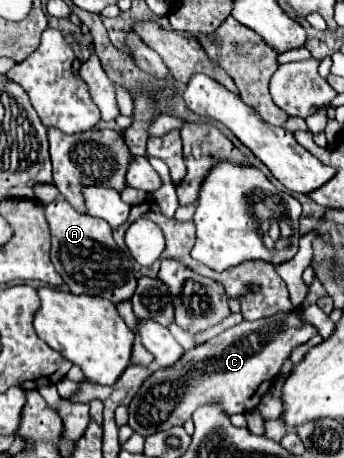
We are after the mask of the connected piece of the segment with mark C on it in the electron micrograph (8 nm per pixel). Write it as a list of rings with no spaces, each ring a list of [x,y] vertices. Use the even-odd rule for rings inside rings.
[[[300,308],[254,322],[244,320],[212,340],[186,350],[176,364],[154,370],[130,402],[128,424],[134,432],[148,436],[172,426],[182,426],[192,418],[196,408],[206,404],[218,404],[228,416],[254,410],[258,398],[270,388],[274,374],[278,374],[292,348],[308,342],[314,334],[318,334],[318,330],[302,318]]]

